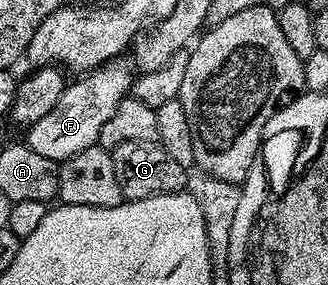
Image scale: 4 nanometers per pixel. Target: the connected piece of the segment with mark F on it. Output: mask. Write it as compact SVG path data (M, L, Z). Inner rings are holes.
M112 61L104 63L101 67L96 67L93 71L88 71L76 83L68 82L61 93L61 101L57 101L57 105L53 105L53 109L49 109L49 113L45 113L45 117L41 117L37 122L30 124L26 128L27 136L25 142L28 147L37 149L37 153L41 153L41 157L49 157L56 161L62 161L73 157L77 153L81 153L81 149L89 149L96 146L99 141L99 134L105 125L105 121L109 121L109 117L113 117L113 109L117 109L117 105L125 98L128 98L133 82L133 71L130 66L127 67L123 61Z

